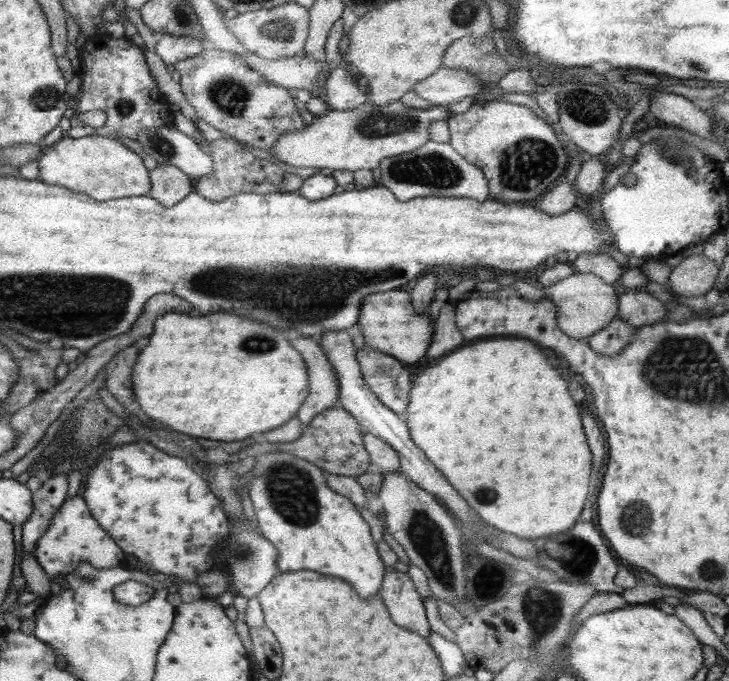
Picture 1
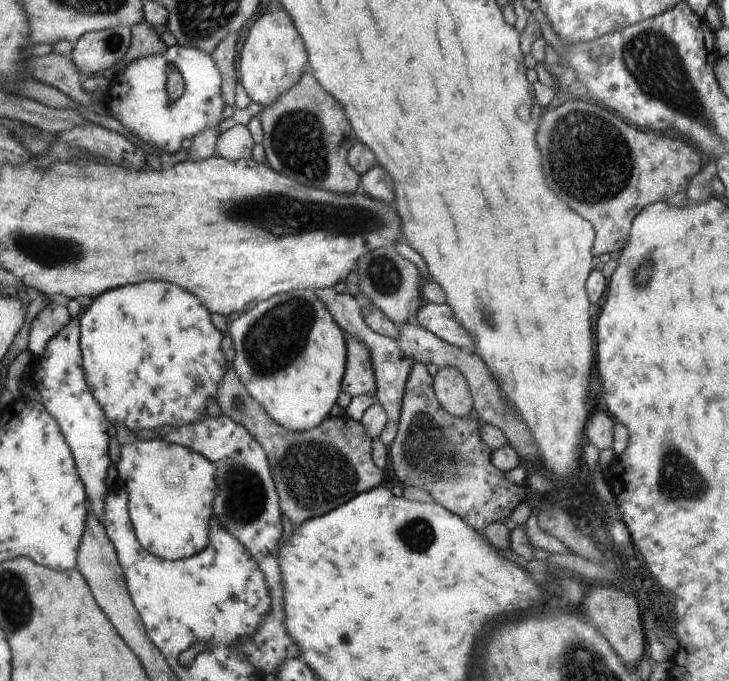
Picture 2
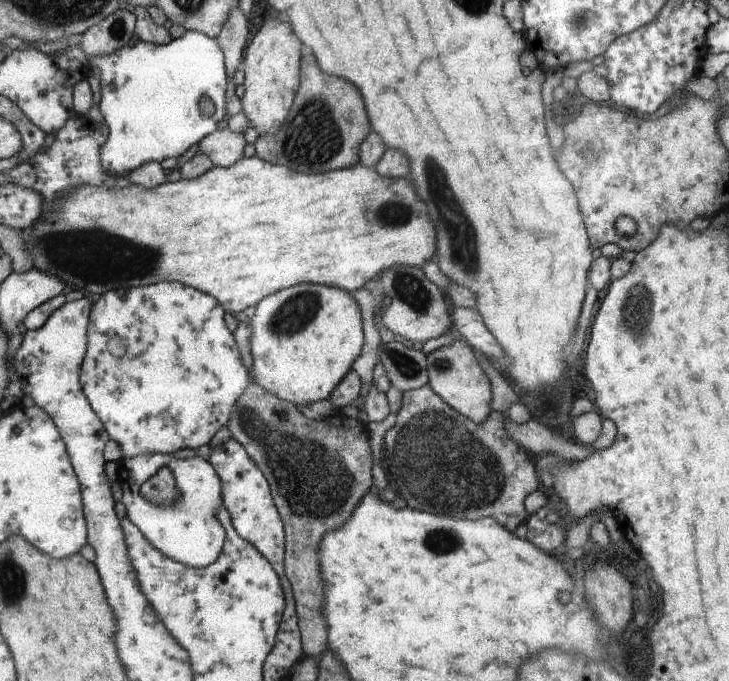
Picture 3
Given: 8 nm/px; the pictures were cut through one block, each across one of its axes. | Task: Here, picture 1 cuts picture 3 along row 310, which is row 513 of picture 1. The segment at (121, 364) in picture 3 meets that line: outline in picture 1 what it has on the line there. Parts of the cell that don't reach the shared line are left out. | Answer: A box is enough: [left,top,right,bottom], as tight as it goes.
[83,442,228,584]

